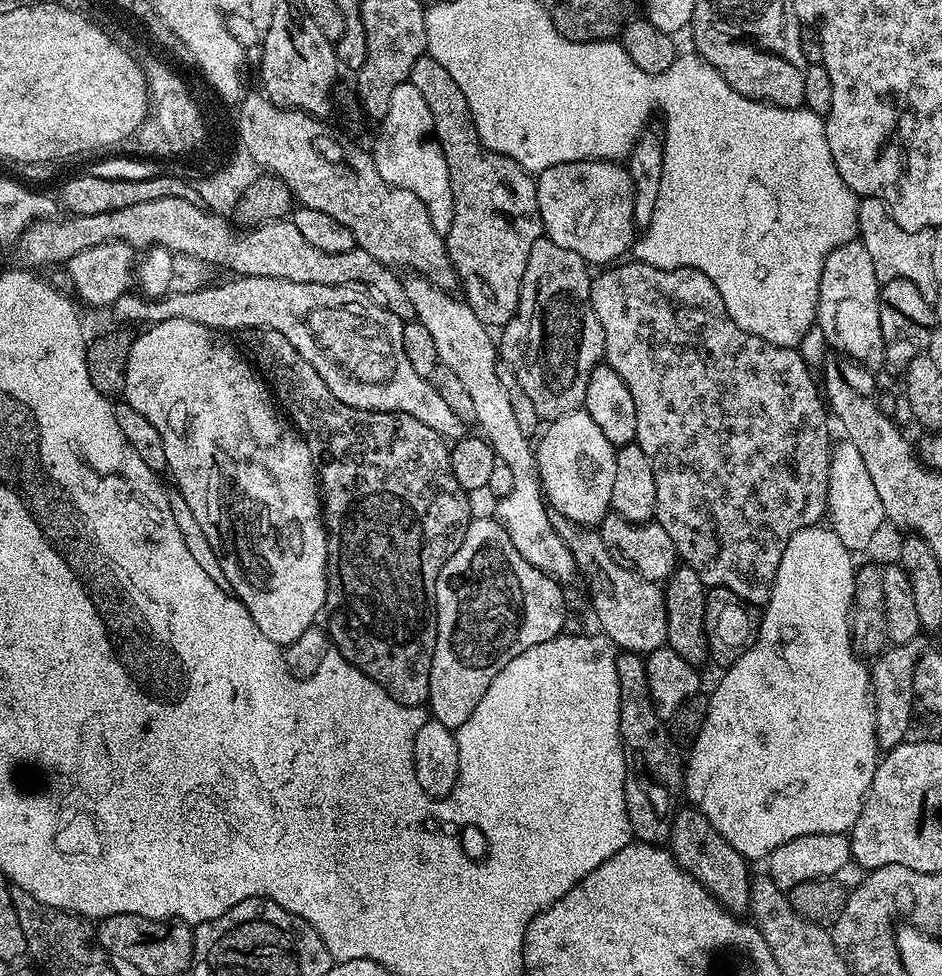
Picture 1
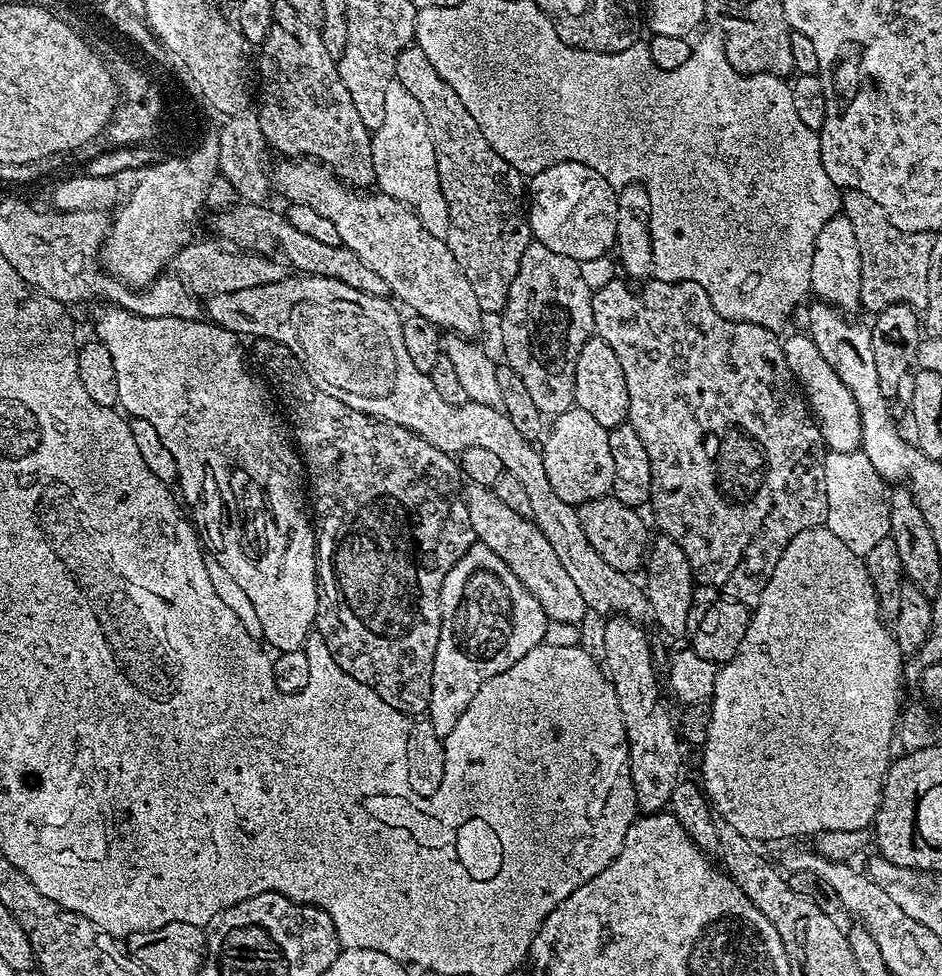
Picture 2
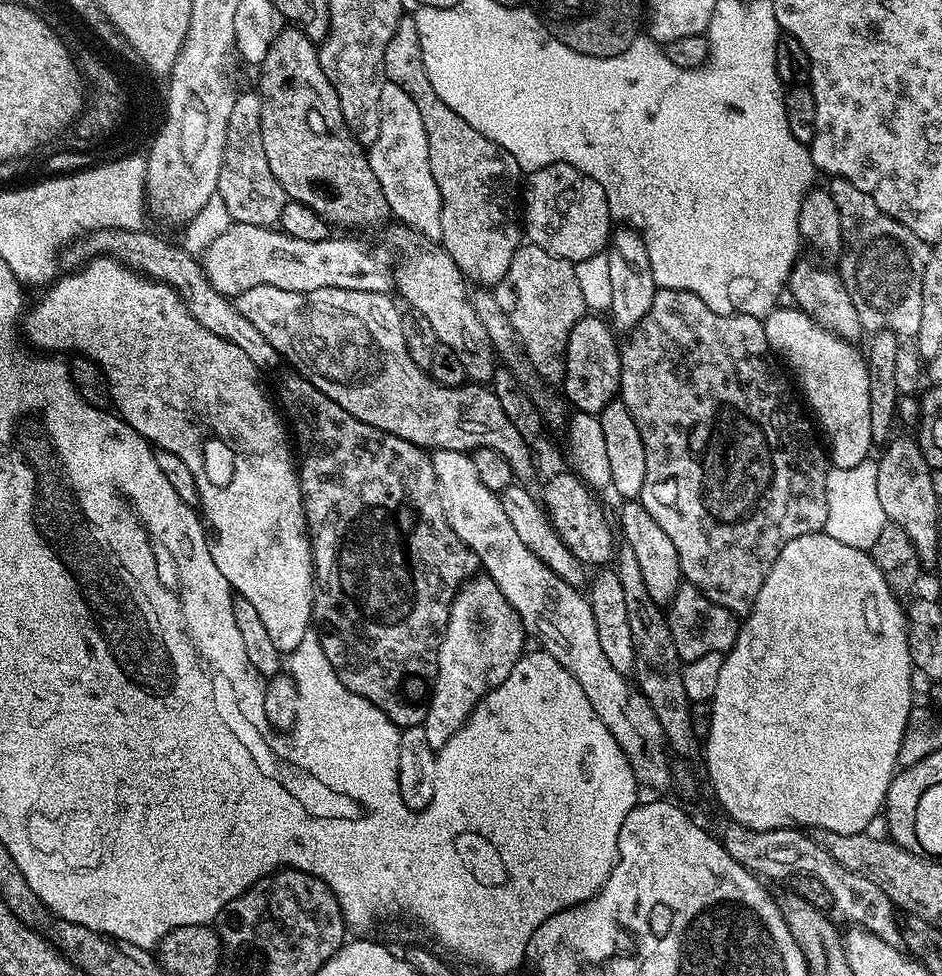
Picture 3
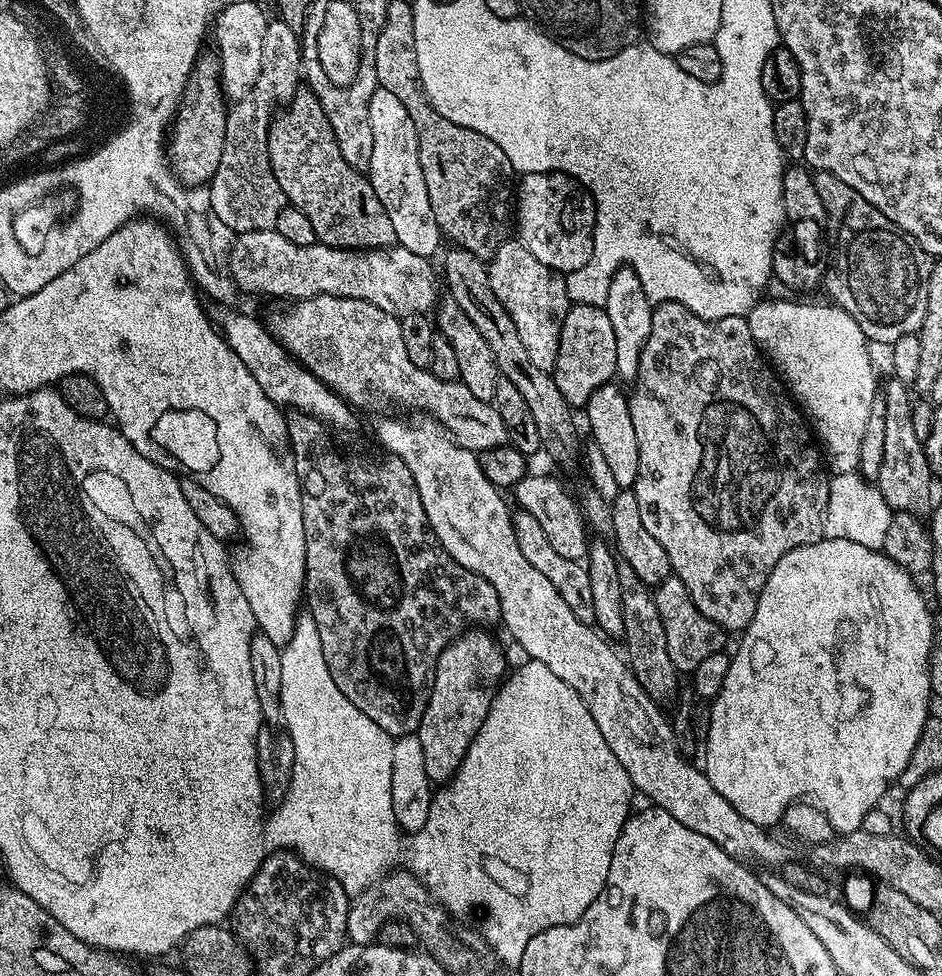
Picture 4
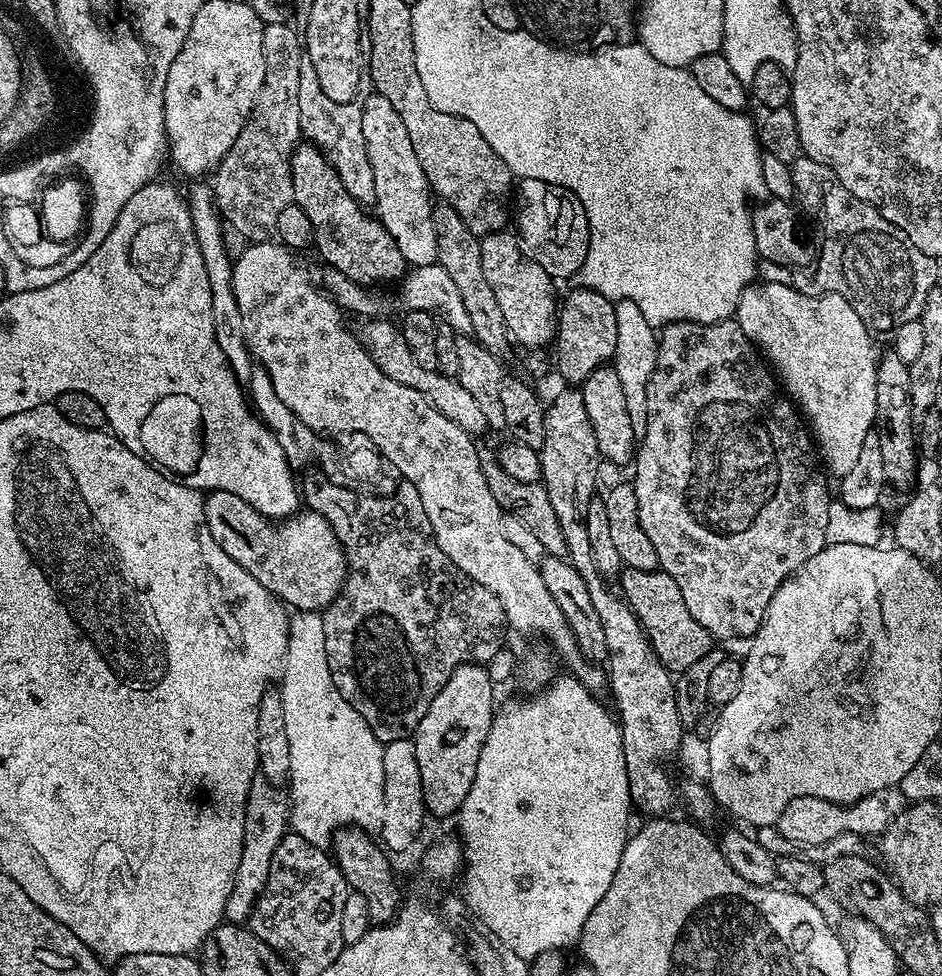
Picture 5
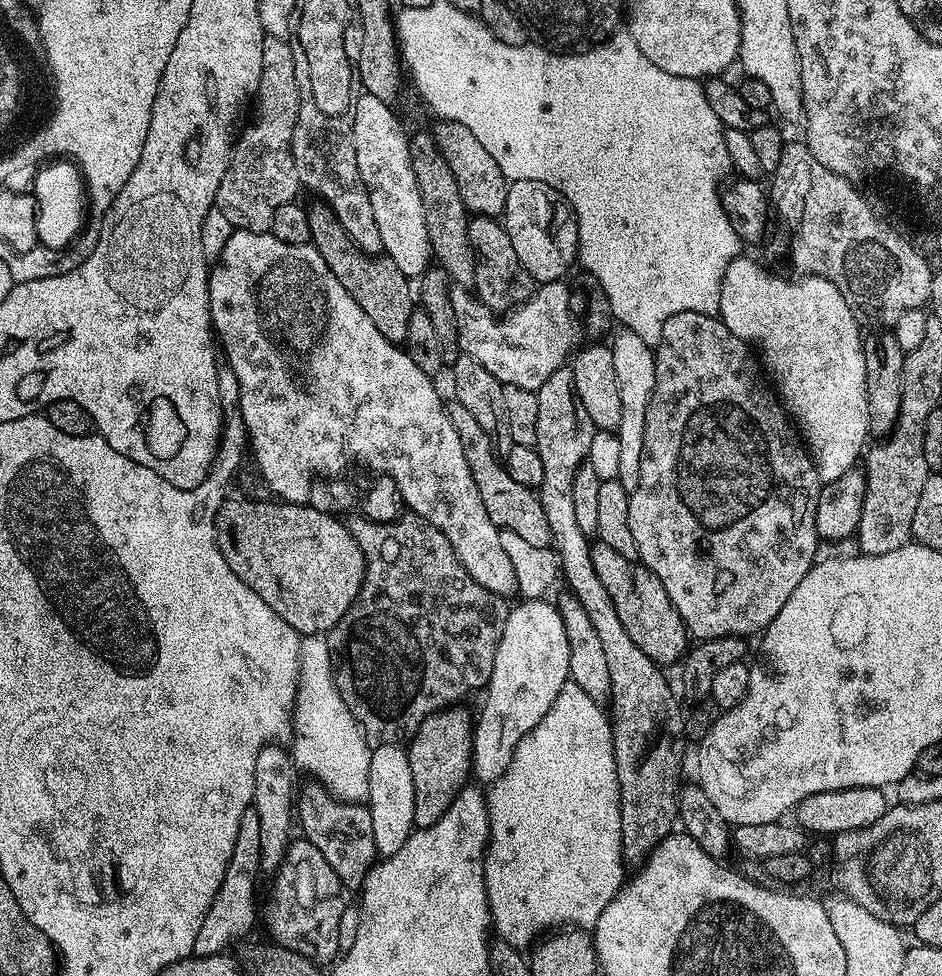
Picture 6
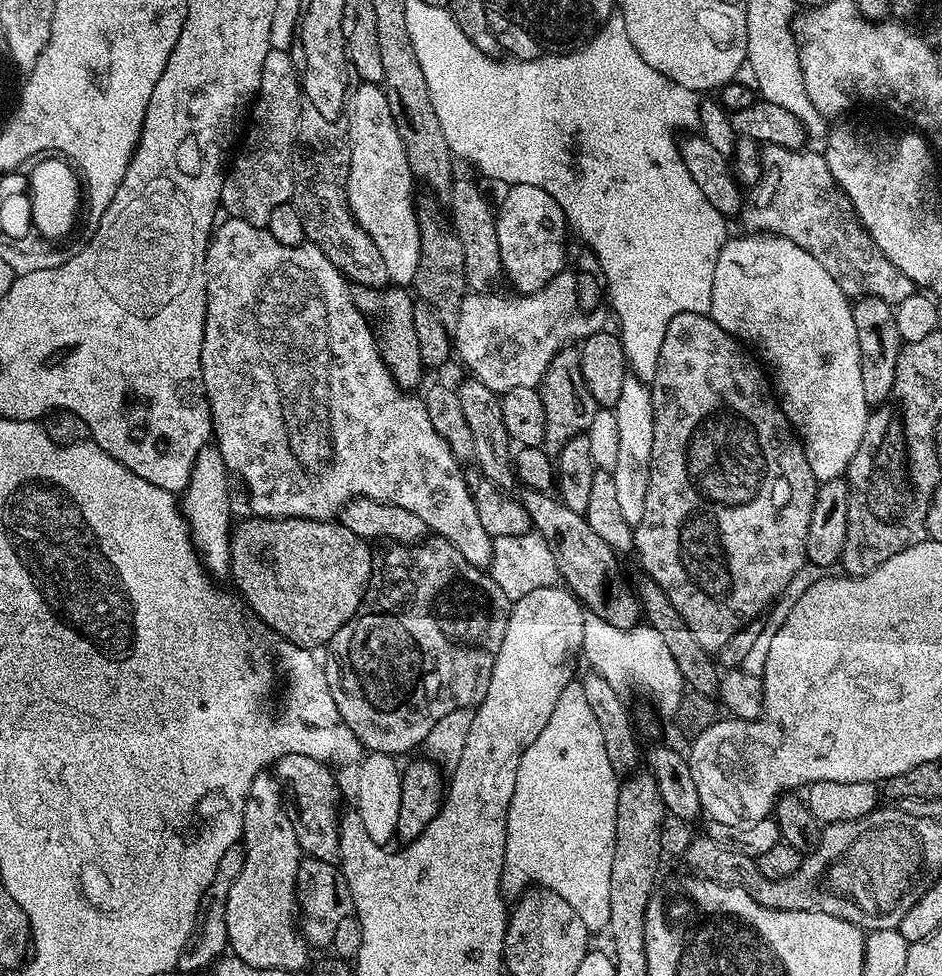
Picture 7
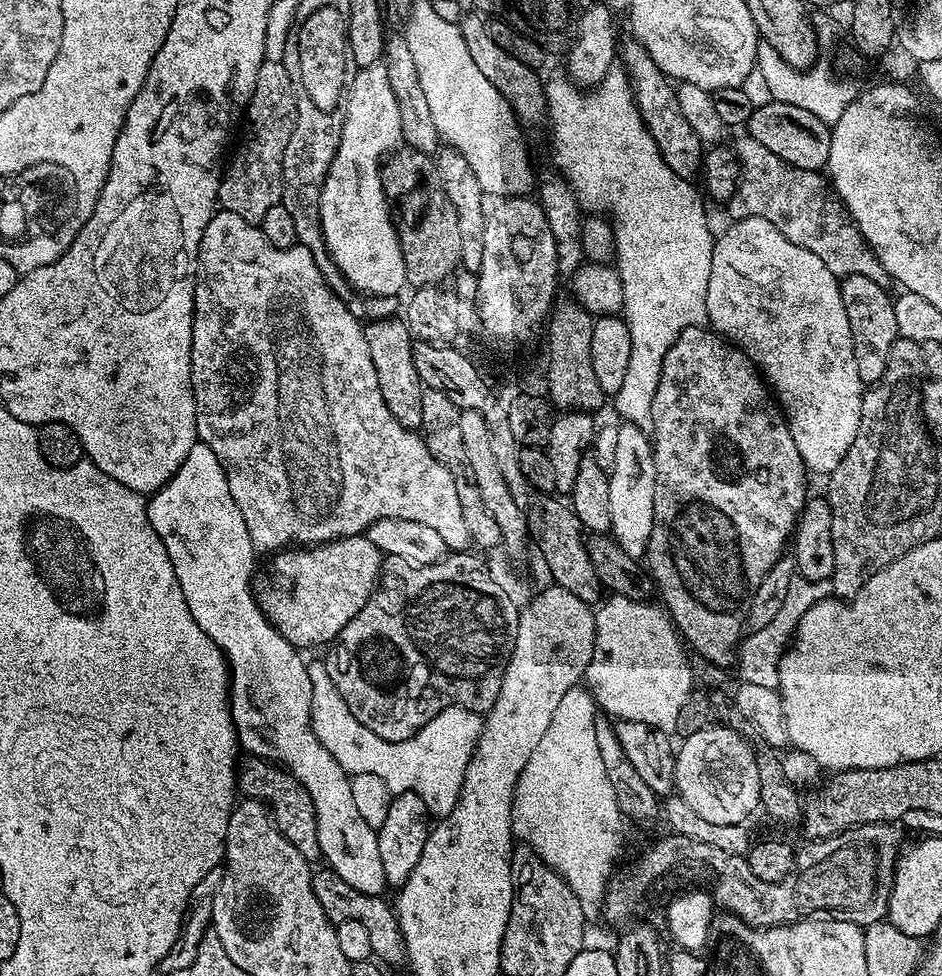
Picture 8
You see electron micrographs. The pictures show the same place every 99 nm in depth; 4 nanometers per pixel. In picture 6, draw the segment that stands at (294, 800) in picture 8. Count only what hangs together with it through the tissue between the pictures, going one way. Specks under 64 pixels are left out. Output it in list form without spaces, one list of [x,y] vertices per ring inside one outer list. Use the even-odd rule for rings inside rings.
[[[319,782],[311,783],[299,789],[294,801],[299,831],[300,828],[304,831],[301,832],[303,839],[318,846],[322,858],[330,862],[330,870],[334,870],[334,874],[342,878],[345,888],[359,889],[364,883],[365,872],[378,860],[370,810],[363,803],[338,799]]]

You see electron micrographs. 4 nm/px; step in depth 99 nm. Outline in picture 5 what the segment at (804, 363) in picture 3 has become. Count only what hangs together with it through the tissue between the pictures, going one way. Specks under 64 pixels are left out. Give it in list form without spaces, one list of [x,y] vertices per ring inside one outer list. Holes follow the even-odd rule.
[[[753,282],[741,292],[734,319],[742,334],[746,334],[748,341],[774,369],[793,405],[798,406],[823,467],[829,473],[832,471],[833,477],[839,478],[854,467],[854,462],[858,462],[862,442],[866,442],[866,434],[873,431],[876,422],[874,382],[878,351],[872,345],[873,333],[869,332],[862,318],[854,314],[854,306],[850,306],[846,298],[836,292],[807,296],[799,290],[796,286]]]

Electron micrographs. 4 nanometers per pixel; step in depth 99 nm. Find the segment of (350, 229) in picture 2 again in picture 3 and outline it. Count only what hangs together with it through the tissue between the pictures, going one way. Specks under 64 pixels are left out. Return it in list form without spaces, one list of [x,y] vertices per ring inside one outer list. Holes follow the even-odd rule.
[[[393,223],[388,230],[387,243],[398,257],[394,264],[394,288],[396,292],[400,291],[399,299],[421,312],[434,329],[437,341],[458,354],[469,381],[487,385],[497,370],[498,357],[492,348],[490,334],[486,334],[486,326],[482,326],[478,314],[474,314],[469,285],[454,258],[450,258],[437,241],[427,240],[404,224]]]

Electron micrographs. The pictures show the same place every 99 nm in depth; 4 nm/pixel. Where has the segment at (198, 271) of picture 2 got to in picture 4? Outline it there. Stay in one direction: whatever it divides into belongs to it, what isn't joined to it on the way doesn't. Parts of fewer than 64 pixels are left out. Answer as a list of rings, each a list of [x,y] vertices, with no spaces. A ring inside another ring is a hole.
[[[275,229],[239,233],[229,252],[231,276],[241,293],[276,296],[282,298],[281,300],[305,300],[307,297],[322,294],[332,297],[358,298],[378,306],[388,314],[399,317],[414,313],[426,314],[432,310],[430,309],[432,306],[434,308],[437,305],[438,292],[442,288],[437,267],[435,270],[432,263],[429,257],[411,253],[406,247],[397,244],[392,245],[391,248],[367,250],[336,248],[319,242],[306,247],[297,246],[294,242],[287,241]]]

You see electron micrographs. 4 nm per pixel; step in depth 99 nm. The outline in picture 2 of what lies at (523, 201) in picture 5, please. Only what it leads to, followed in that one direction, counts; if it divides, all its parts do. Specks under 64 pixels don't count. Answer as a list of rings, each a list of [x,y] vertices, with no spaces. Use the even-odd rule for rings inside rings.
[[[565,162],[542,170],[526,184],[526,211],[533,241],[554,250],[554,254],[566,254],[581,262],[596,260],[599,256],[606,255],[608,251],[611,253],[616,247],[617,193],[613,181],[602,178],[598,170],[590,170],[590,166]]]

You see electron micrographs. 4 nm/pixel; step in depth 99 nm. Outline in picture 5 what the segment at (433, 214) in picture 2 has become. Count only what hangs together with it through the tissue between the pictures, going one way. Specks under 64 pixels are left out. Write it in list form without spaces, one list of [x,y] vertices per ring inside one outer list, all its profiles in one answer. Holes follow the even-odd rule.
[[[370,94],[364,99],[362,138],[366,138],[366,154],[370,154],[370,170],[374,170],[375,215],[382,226],[386,226],[390,238],[394,238],[398,250],[402,250],[405,265],[422,267],[436,263],[438,242],[434,234],[434,200],[428,179],[422,174],[422,165],[418,163],[418,154],[414,154],[406,125],[387,98]]]

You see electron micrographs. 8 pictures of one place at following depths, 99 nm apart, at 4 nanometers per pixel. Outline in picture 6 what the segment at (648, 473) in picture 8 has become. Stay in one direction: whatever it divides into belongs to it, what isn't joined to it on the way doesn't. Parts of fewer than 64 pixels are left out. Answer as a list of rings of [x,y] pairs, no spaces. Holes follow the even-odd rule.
[[[622,328],[610,342],[613,353],[614,374],[618,379],[618,394],[621,395],[621,421],[617,428],[621,461],[618,465],[617,480],[622,482],[624,489],[631,492],[638,486],[641,478],[642,448],[645,446],[646,410],[652,397],[656,381],[656,358],[653,347],[644,342],[638,334]]]

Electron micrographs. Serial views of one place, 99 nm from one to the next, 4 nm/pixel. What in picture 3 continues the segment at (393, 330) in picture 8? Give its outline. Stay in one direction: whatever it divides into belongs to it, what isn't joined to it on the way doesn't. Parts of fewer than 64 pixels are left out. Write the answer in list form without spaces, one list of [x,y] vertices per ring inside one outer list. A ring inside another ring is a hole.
[[[284,27],[277,31],[266,58],[258,66],[262,150],[266,150],[270,174],[278,178],[287,199],[310,206],[329,226],[376,228],[379,224],[387,225],[390,213],[386,194],[382,194],[378,178],[374,178],[365,145],[352,137],[352,131],[342,118],[338,94],[322,70],[317,45],[303,27]]]

